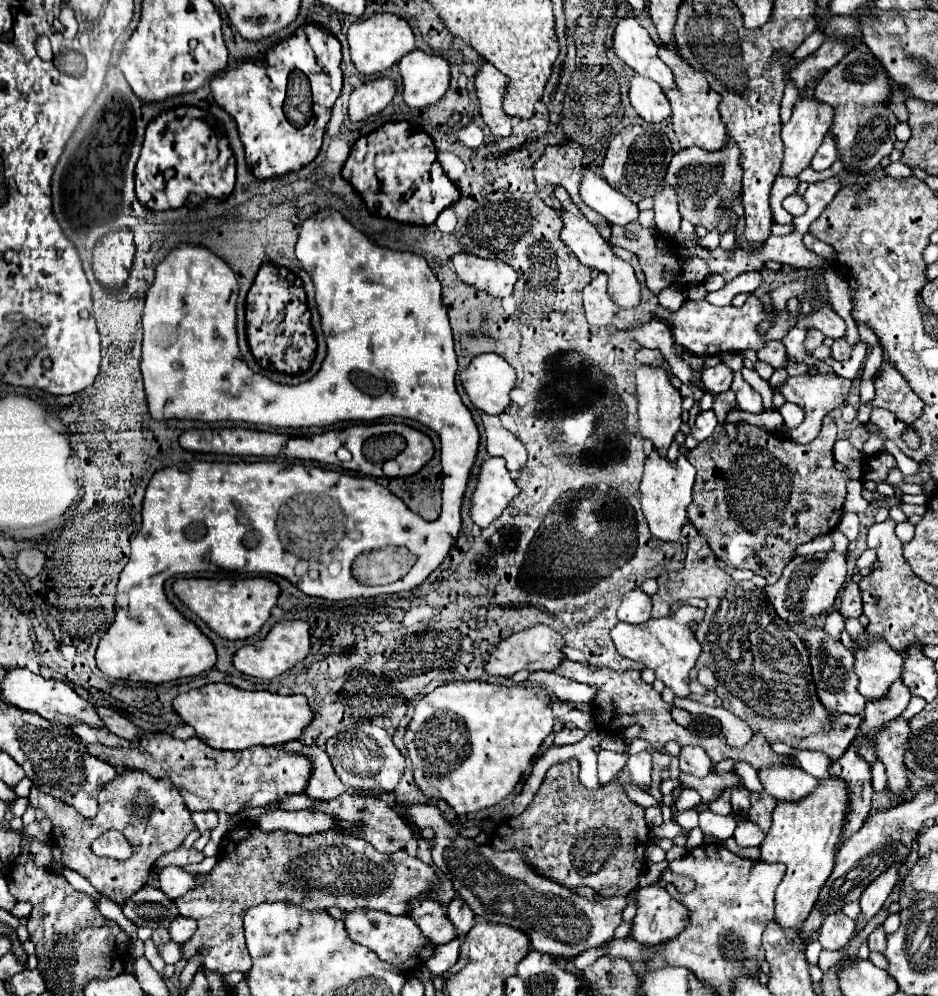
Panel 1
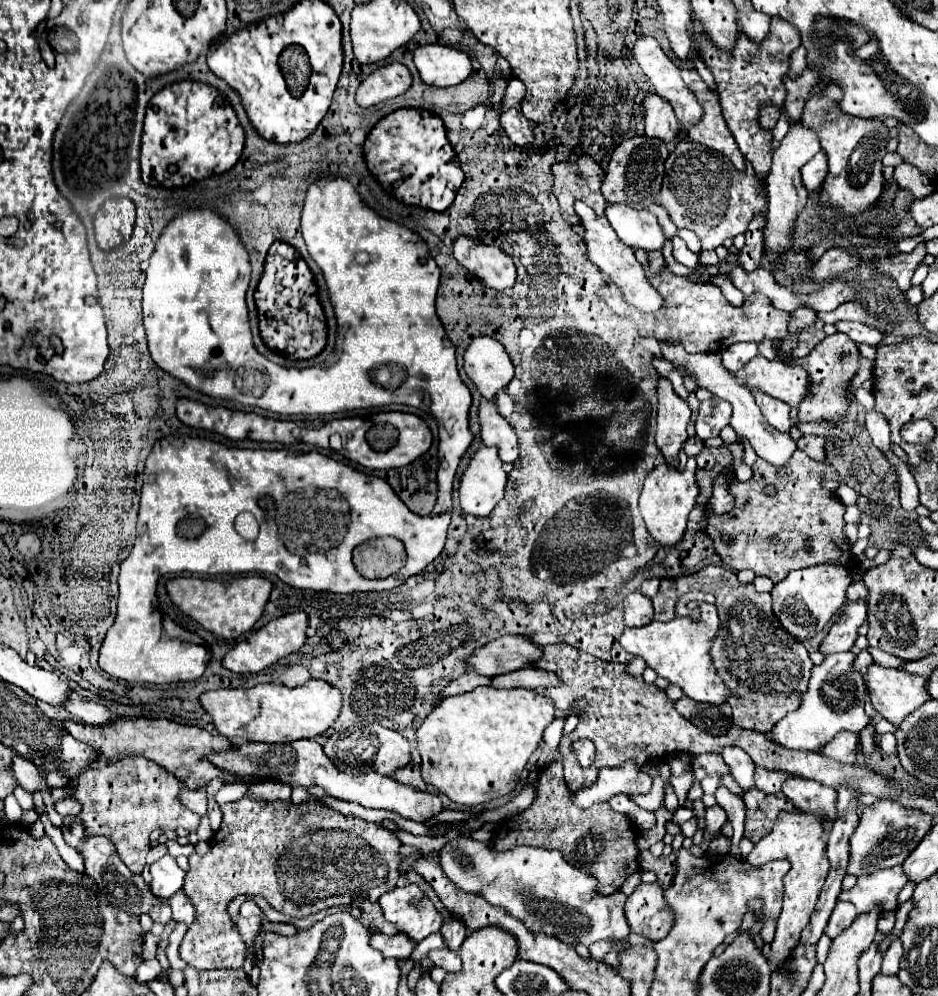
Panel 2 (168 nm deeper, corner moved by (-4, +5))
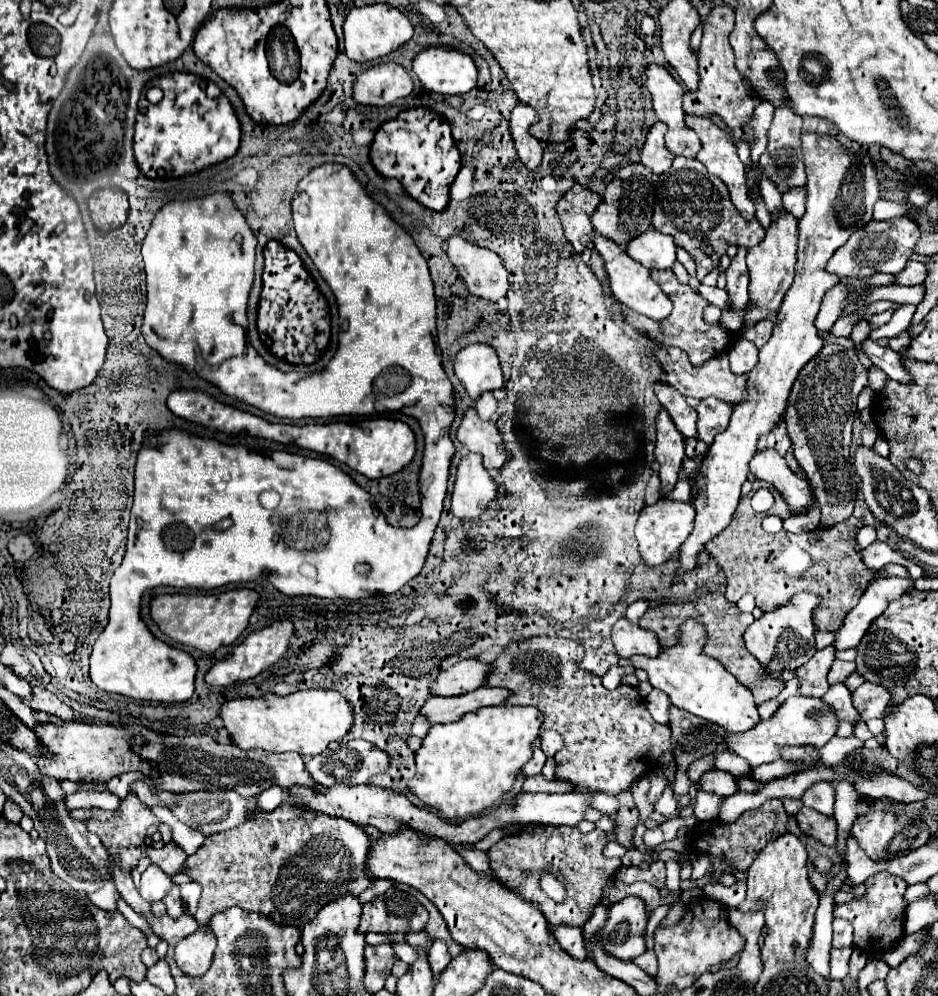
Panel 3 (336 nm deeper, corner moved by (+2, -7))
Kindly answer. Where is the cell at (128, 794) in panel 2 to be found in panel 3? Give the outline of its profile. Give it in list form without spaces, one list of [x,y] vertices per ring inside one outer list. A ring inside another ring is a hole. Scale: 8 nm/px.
[[[129,793],[121,807],[117,809],[121,813],[119,819],[109,819],[109,821],[99,821],[99,819],[89,819],[87,821],[87,827],[89,831],[97,833],[105,845],[105,849],[111,853],[111,855],[117,855],[117,859],[121,859],[121,867],[123,871],[131,871],[131,867],[137,865],[137,861],[143,857],[145,853],[145,845],[143,845],[143,839],[145,839],[145,831],[147,827],[153,827],[153,825],[159,825],[159,819],[153,817],[153,813],[147,809],[147,805],[143,805],[135,793]]]

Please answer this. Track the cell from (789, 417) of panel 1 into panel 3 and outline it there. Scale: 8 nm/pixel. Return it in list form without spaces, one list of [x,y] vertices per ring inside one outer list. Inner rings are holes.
[[[759,451],[751,459],[751,475],[755,479],[771,483],[781,497],[787,501],[791,515],[807,513],[813,495],[809,489],[809,481],[801,475],[795,475],[785,459],[777,455],[777,451]]]

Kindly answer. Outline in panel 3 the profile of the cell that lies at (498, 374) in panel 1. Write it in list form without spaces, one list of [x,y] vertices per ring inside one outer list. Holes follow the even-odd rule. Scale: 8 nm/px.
[[[467,345],[455,357],[455,375],[467,389],[471,399],[485,391],[503,387],[503,373],[497,353],[489,345]]]

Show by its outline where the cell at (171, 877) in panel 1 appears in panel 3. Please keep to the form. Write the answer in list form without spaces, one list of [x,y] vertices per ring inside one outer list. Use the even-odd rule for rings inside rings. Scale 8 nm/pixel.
[[[149,865],[145,869],[145,873],[141,875],[141,883],[139,883],[139,893],[145,901],[153,903],[153,901],[161,901],[167,891],[173,887],[173,881],[169,875],[165,875],[157,865]]]

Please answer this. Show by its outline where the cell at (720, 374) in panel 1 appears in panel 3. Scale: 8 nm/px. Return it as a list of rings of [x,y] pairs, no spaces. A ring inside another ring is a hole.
[[[737,339],[733,343],[733,347],[729,349],[729,361],[731,361],[731,371],[737,375],[745,375],[749,373],[759,357],[757,357],[757,347],[751,341],[741,341]]]

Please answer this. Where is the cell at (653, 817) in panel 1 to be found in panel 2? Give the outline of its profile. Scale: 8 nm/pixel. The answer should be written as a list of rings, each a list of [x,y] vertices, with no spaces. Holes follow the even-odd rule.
[[[627,759],[621,767],[599,771],[597,781],[575,795],[575,805],[591,807],[591,803],[607,801],[611,795],[617,795],[617,793],[637,795],[637,793],[649,793],[649,791],[651,791],[651,777],[643,771],[639,763],[635,763],[633,759]]]

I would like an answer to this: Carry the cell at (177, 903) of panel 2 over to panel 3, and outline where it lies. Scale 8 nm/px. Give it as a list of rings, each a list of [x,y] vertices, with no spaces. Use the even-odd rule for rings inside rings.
[[[173,885],[173,889],[169,889],[169,893],[163,897],[163,903],[167,905],[167,913],[173,917],[183,915],[183,903],[181,903],[181,895],[179,895],[179,887]]]

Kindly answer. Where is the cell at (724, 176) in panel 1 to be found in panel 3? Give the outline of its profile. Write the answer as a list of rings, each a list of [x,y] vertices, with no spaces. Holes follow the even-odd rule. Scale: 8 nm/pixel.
[[[677,157],[671,169],[657,179],[653,227],[661,233],[671,235],[677,247],[685,249],[695,259],[699,281],[719,265],[719,259],[731,245],[749,249],[759,245],[765,237],[765,229],[757,219],[753,219],[753,223],[745,223],[745,219],[741,219],[741,213],[733,207],[729,191],[721,179],[703,169],[703,163],[697,159],[681,157]]]

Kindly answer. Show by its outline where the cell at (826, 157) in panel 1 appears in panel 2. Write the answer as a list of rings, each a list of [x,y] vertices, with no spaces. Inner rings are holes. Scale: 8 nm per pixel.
[[[819,151],[811,161],[807,161],[807,165],[803,165],[801,175],[803,175],[803,185],[807,187],[807,191],[817,189],[827,175],[827,155]]]

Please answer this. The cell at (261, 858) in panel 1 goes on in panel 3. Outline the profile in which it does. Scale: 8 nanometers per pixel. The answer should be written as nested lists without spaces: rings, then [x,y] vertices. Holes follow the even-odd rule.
[[[281,805],[267,813],[257,811],[257,819],[247,819],[245,823],[241,823],[241,827],[207,837],[203,845],[185,861],[185,873],[203,887],[197,913],[193,915],[201,927],[193,935],[181,939],[179,945],[175,947],[177,965],[181,965],[181,971],[187,971],[187,975],[193,977],[203,975],[209,969],[217,939],[213,939],[213,935],[207,933],[207,923],[217,911],[225,911],[237,905],[241,909],[263,913],[265,917],[271,917],[277,923],[289,923],[293,927],[301,927],[309,919],[313,919],[313,915],[321,909],[321,905],[345,893],[359,895],[371,883],[365,871],[365,855],[369,853],[369,843],[371,837],[365,835],[361,827],[345,819],[337,819],[331,815],[317,815],[313,811],[297,811],[297,807],[281,807]]]

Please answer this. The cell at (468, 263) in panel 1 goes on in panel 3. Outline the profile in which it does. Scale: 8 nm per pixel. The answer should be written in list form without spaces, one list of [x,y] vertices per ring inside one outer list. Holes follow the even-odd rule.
[[[453,235],[447,239],[447,255],[465,279],[471,295],[487,301],[499,301],[505,297],[509,289],[507,271],[497,253]]]

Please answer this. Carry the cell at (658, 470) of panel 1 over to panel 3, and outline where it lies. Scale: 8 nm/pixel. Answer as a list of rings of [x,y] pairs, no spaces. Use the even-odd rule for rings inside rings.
[[[659,499],[655,505],[645,507],[635,525],[635,537],[639,543],[639,553],[641,553],[643,563],[653,567],[653,565],[661,565],[673,559],[691,531],[693,531],[693,507],[689,507],[689,503]]]

